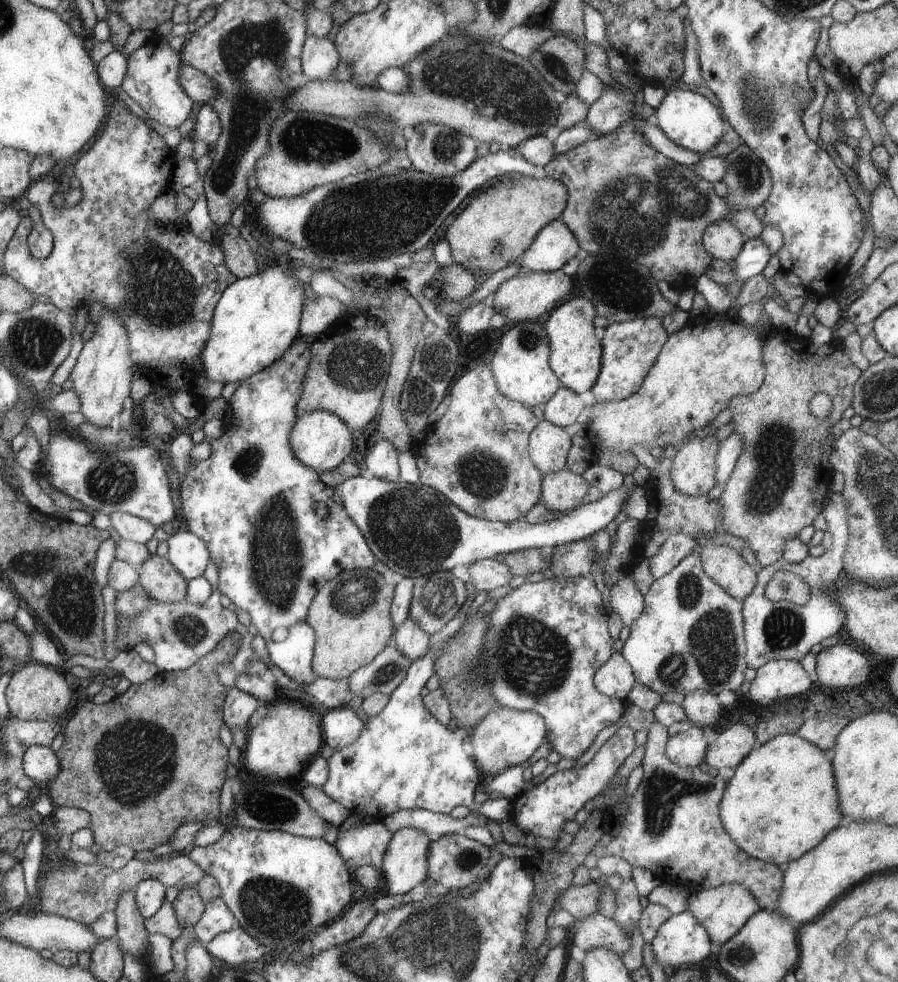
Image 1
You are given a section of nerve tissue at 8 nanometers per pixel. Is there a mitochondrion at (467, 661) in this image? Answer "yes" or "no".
yes

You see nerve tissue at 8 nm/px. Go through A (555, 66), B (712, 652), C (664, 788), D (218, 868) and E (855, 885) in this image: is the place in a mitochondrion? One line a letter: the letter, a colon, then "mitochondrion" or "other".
A: mitochondrion
B: mitochondrion
C: mitochondrion
D: other
E: other

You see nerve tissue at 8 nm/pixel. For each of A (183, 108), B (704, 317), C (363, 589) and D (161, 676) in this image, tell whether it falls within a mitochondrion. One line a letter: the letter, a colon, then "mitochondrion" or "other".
A: other
B: other
C: mitochondrion
D: other

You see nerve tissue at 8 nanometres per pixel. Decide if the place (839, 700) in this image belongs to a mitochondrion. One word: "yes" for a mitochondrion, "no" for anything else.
no

